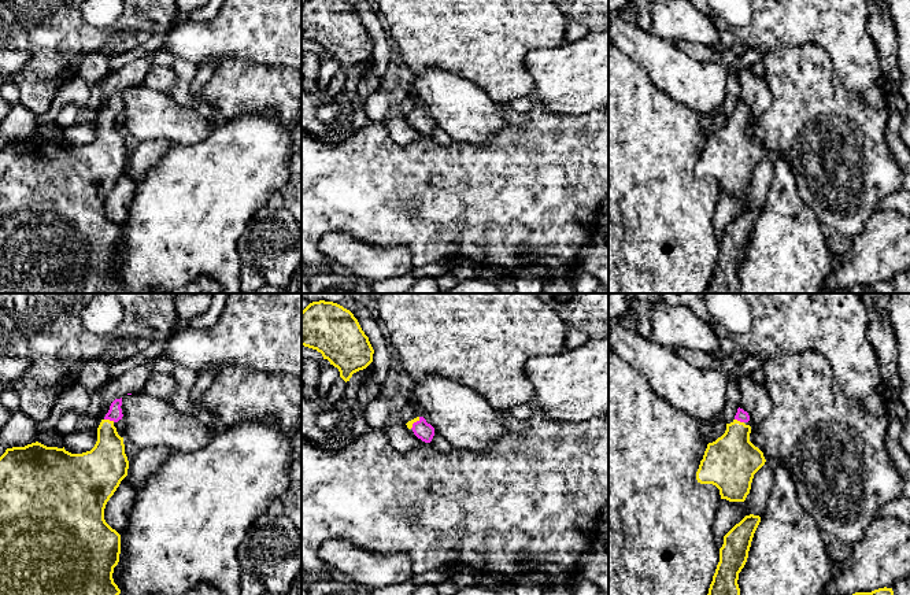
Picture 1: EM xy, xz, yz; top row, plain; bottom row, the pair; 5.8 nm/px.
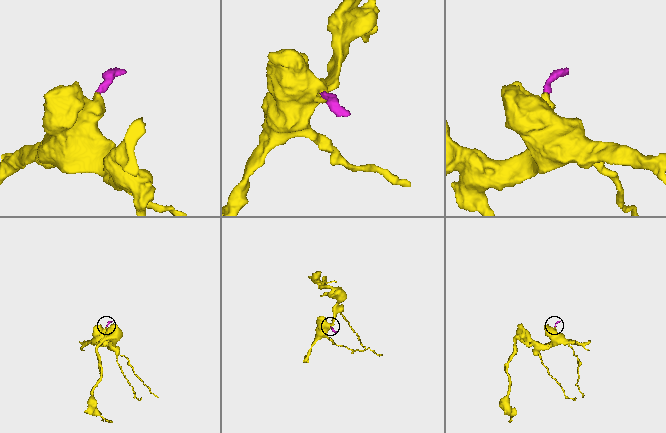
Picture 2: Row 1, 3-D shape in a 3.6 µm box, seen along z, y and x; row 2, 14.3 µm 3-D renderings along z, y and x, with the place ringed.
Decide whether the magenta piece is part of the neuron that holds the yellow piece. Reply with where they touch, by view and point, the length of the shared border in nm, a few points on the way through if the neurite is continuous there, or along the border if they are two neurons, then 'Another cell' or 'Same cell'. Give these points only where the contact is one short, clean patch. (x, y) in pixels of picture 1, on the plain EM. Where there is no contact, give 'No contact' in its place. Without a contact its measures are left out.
Touches yellow at xy (108, 113). Shared border 70 nm. Path across: xy (106, 155), (108, 113), (114, 107). Same cell

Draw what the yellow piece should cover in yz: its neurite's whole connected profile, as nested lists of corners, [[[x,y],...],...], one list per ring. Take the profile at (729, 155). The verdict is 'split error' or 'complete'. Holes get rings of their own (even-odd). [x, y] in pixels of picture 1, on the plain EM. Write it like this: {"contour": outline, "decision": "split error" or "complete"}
{"contour": [[[739,100],[725,126],[707,137],[696,165],[698,175],[715,178],[721,192],[729,195],[746,193],[754,167],[766,155],[763,145],[750,134],[748,114],[748,106]]], "decision": "split error"}

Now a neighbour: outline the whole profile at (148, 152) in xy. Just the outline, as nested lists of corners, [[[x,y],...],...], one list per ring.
[[[166,140],[138,141],[137,147],[129,155],[127,174],[133,184],[141,181],[147,170],[164,155],[173,144]]]

